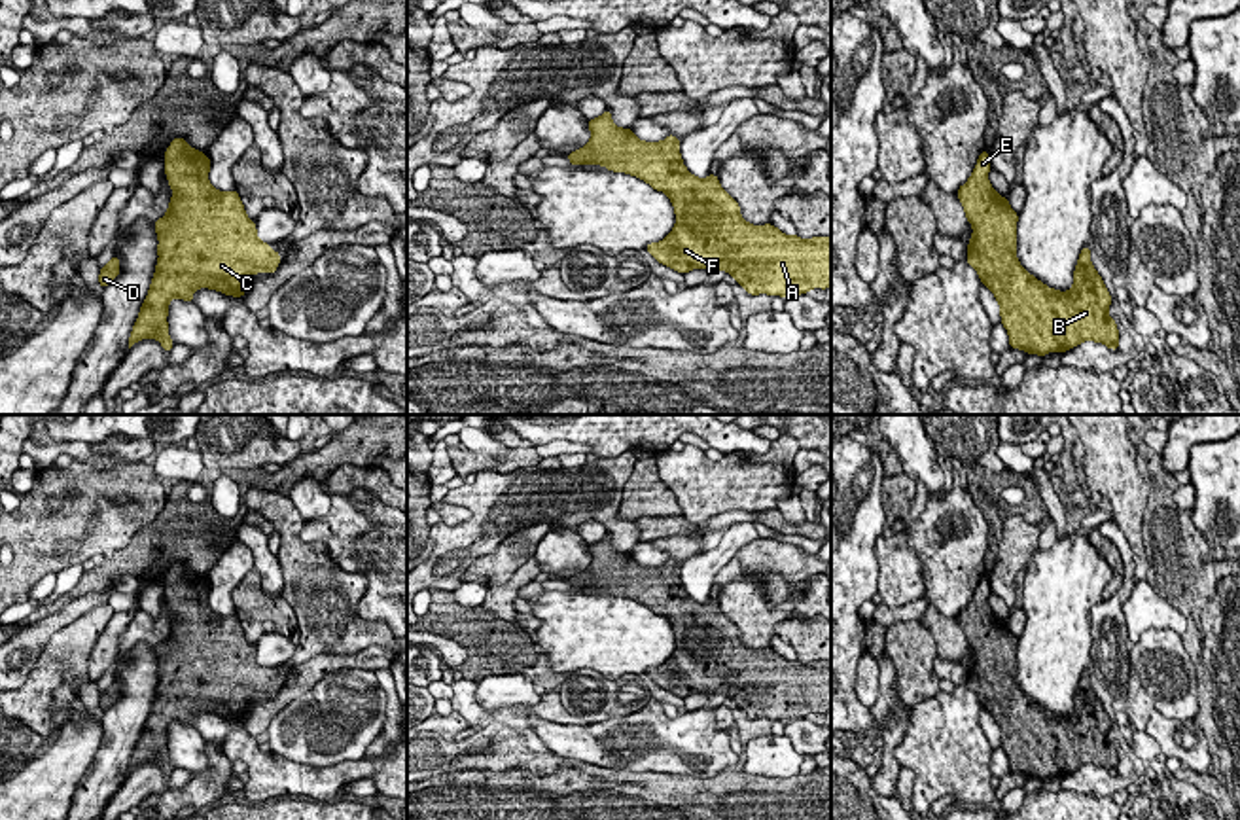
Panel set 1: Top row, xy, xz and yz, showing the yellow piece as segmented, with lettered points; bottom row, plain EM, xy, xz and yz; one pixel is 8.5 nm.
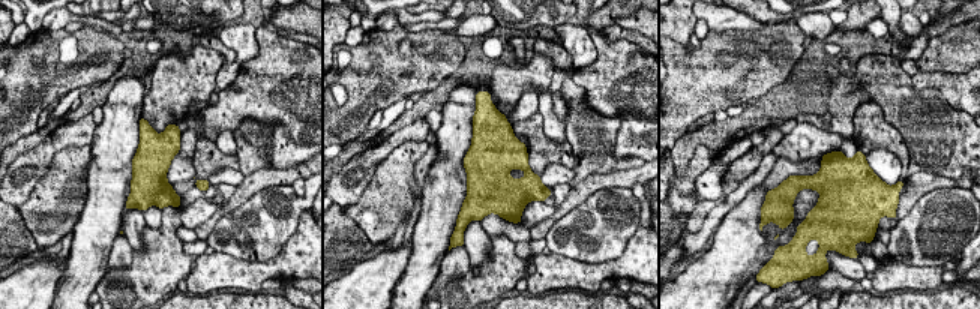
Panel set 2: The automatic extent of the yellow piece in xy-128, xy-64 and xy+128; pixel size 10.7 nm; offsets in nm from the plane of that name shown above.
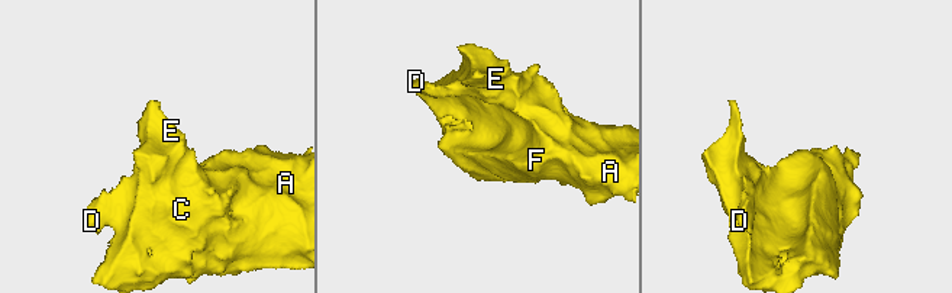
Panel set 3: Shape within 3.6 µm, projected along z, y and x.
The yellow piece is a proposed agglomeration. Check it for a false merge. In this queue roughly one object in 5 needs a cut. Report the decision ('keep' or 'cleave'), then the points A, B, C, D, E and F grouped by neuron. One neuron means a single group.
keep; A B C D E F

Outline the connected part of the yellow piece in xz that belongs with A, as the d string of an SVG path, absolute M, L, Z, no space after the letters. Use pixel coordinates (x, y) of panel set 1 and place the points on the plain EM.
M610 534L589 544L589 553L589 568L566 578L574 591L604 589L670 621L676 650L661 667L646 670L659 687L682 699L721 693L750 720L791 722L831 710L831 661L803 665L799 659L784 659L772 648L748 648L716 598L700 604L685 593L682 566L674 559L663 566L638 564L632 553L619 553L611 545Z

